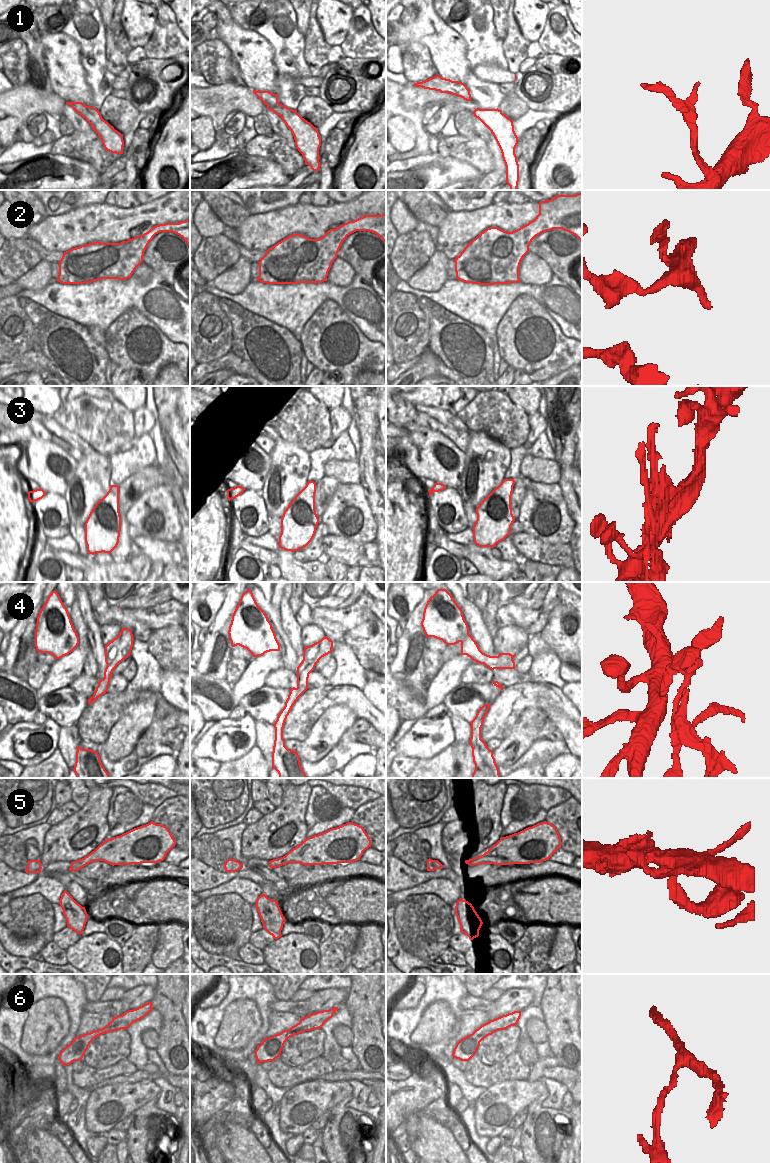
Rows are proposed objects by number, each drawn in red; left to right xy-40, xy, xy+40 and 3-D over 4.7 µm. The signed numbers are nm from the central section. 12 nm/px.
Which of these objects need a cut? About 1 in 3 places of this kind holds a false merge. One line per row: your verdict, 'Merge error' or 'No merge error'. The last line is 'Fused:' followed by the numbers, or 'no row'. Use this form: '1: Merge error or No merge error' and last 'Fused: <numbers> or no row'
1: No merge error
2: No merge error
3: Merge error
4: Merge error
5: No merge error
6: Merge error
Fused: 3, 4, 6.

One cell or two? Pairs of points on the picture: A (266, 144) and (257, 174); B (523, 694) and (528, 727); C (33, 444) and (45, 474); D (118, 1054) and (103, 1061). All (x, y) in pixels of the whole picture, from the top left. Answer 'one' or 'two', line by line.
A: two
B: two
C: one
D: one

